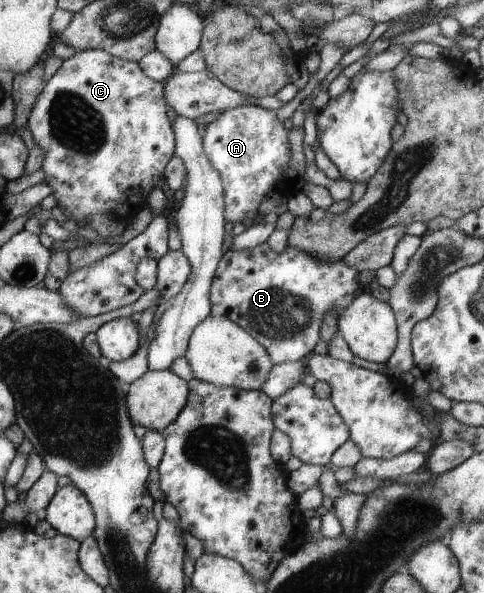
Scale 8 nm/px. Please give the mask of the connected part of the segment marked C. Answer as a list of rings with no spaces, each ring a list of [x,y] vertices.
[[[99,49],[77,51],[73,56],[65,59],[61,63],[61,66],[46,79],[42,91],[34,100],[26,125],[34,140],[34,144],[42,148],[43,154],[40,169],[44,172],[45,183],[51,188],[50,194],[53,195],[53,198],[56,201],[55,206],[60,208],[61,212],[66,216],[65,218],[72,218],[77,224],[79,221],[82,221],[83,226],[89,228],[91,227],[88,223],[88,218],[92,214],[107,214],[120,221],[127,219],[133,220],[137,212],[145,207],[146,196],[154,187],[153,182],[162,176],[165,165],[171,156],[175,156],[172,122],[169,122],[167,119],[165,110],[166,102],[164,99],[162,83],[146,77],[138,63],[111,56]]]

